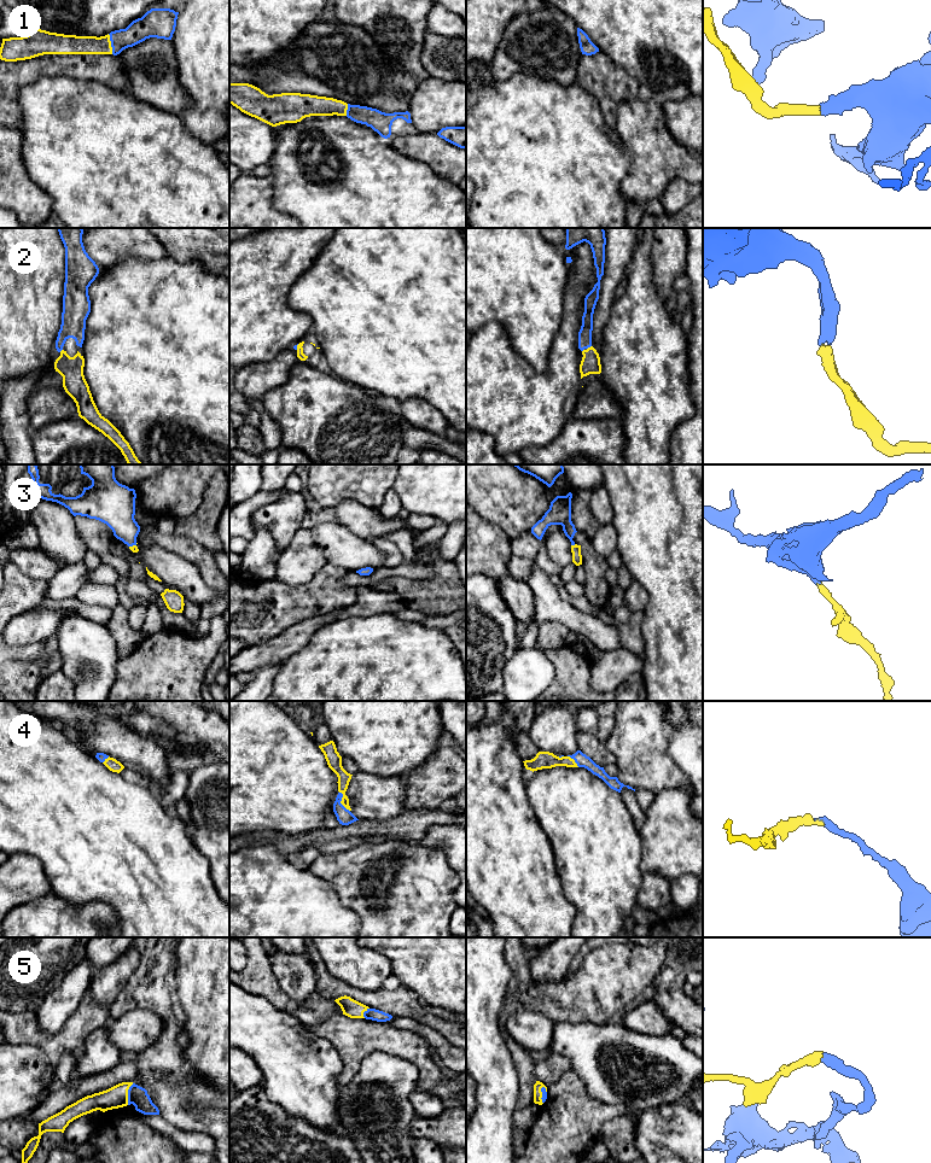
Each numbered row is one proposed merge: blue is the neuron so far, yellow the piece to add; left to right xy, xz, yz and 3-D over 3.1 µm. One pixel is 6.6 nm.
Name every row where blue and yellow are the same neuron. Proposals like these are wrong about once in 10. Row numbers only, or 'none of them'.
1, 2, 3, 4, 5

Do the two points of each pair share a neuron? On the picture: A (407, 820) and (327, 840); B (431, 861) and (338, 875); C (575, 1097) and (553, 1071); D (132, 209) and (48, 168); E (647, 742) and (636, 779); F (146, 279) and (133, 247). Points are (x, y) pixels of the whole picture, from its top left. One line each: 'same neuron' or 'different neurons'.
A: same neuron
B: same neuron
C: different neurons
D: same neuron
E: same neuron
F: different neurons

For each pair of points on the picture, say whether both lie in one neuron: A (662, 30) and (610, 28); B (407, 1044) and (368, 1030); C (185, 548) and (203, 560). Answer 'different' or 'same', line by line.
A: same
B: same
C: same

